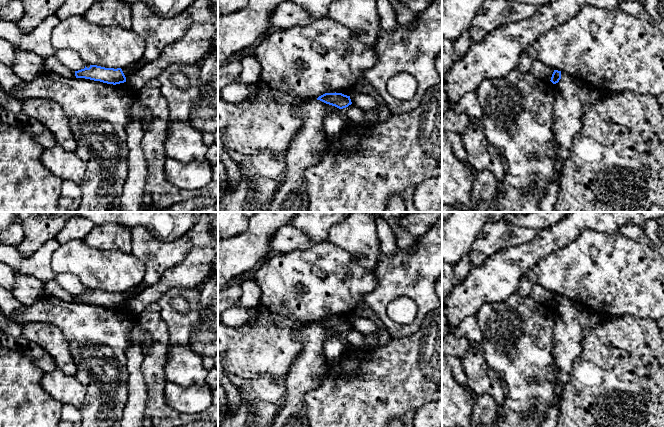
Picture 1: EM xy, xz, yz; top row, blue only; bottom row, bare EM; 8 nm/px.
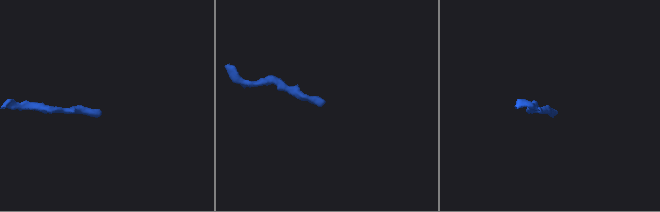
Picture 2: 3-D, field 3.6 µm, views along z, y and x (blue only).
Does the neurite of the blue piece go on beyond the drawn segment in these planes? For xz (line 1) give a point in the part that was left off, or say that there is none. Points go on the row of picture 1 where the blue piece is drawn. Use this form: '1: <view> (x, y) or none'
1: none

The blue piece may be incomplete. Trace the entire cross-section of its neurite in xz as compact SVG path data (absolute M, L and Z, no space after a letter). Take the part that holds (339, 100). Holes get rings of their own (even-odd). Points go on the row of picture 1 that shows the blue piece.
M325 93L317 98L326 104L335 106L339 109L343 109L352 104L350 96L342 93Z

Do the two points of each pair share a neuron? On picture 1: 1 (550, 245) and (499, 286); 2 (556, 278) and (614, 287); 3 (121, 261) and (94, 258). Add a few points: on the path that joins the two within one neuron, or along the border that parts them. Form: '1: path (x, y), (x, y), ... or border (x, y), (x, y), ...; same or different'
1: path (537, 250), (512, 273); same
2: path (570, 278), (600, 278); same
3: path (114, 262), (101, 262); same

